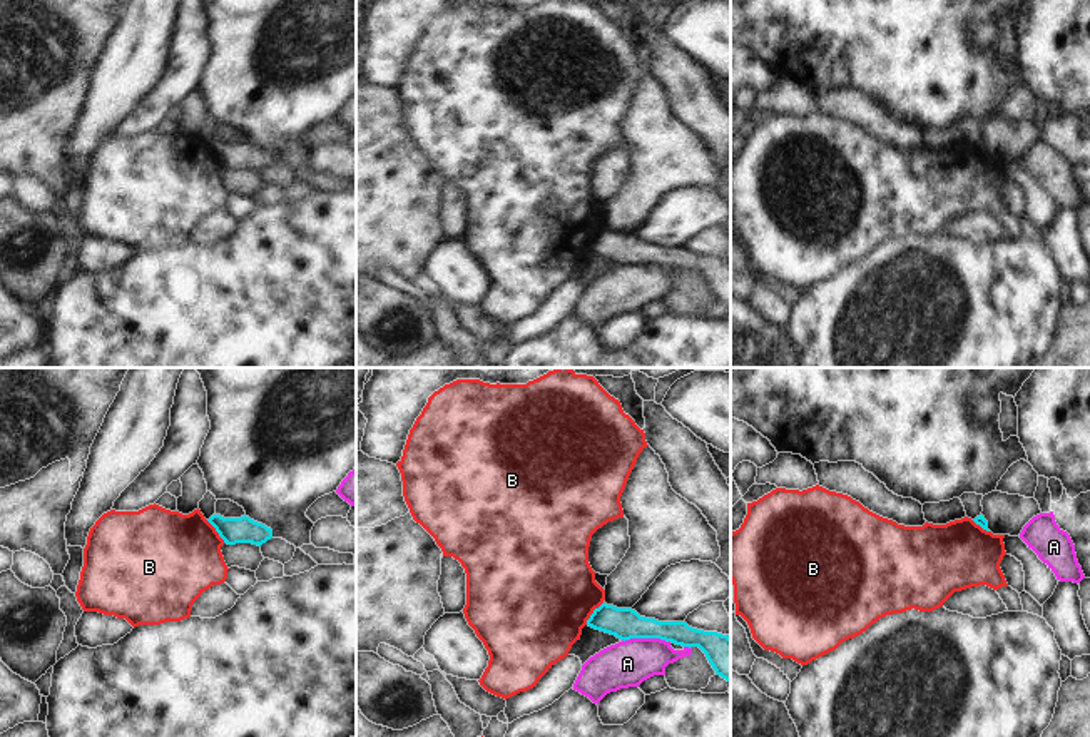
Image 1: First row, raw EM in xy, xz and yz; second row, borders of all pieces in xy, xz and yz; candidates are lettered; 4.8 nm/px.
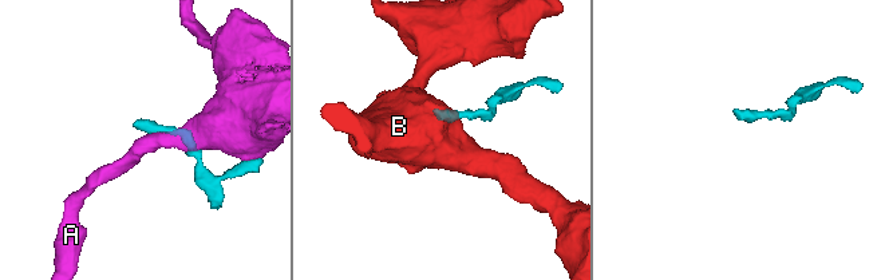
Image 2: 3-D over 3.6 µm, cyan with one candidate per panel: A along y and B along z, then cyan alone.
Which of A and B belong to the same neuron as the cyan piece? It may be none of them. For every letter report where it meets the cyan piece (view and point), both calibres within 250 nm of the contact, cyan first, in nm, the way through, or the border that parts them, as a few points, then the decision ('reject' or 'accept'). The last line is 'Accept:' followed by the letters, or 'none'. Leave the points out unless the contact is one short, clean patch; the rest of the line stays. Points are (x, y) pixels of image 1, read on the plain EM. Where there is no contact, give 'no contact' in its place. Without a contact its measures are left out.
A: xz (646, 263) | 150/220 nm | reject
B: xz (592, 239) | 150/480 nm | along xz (602, 228), (585, 249) | reject
Accept: none

